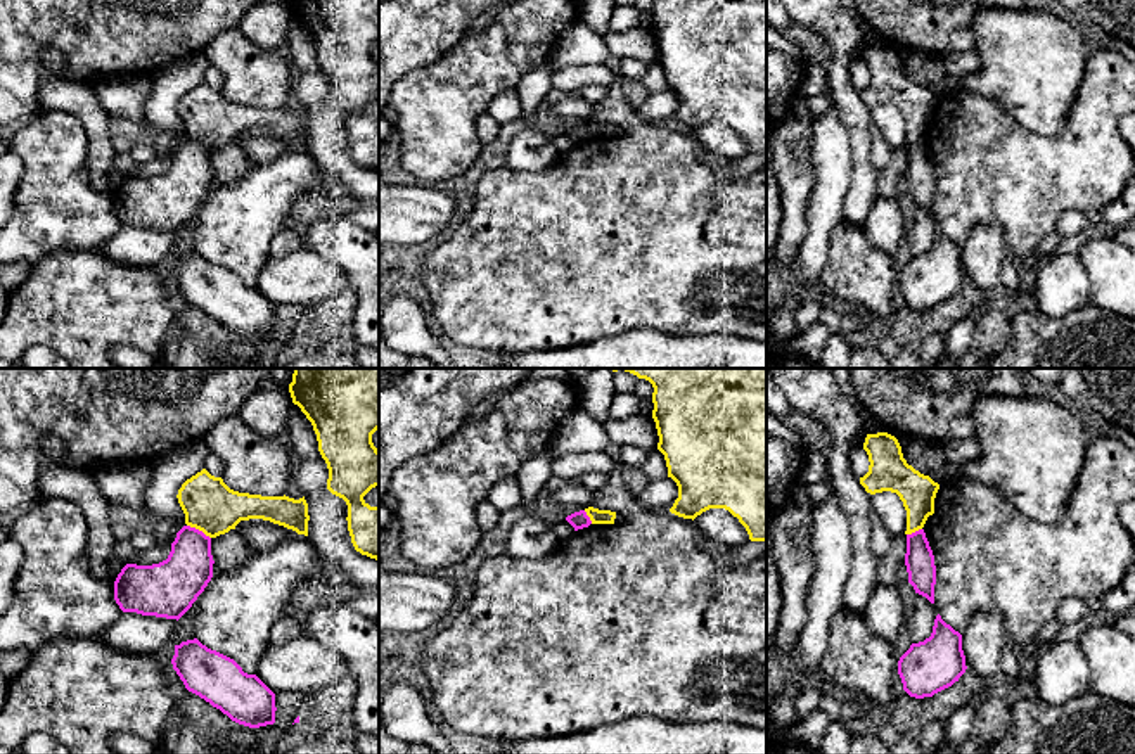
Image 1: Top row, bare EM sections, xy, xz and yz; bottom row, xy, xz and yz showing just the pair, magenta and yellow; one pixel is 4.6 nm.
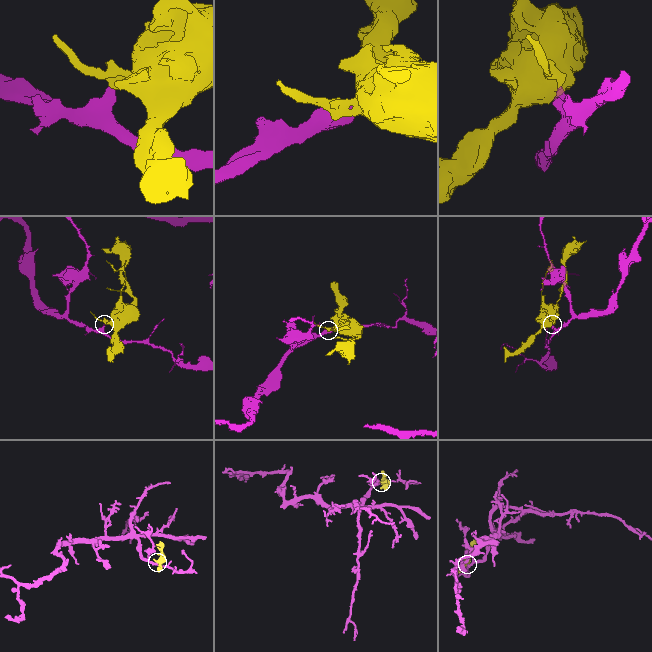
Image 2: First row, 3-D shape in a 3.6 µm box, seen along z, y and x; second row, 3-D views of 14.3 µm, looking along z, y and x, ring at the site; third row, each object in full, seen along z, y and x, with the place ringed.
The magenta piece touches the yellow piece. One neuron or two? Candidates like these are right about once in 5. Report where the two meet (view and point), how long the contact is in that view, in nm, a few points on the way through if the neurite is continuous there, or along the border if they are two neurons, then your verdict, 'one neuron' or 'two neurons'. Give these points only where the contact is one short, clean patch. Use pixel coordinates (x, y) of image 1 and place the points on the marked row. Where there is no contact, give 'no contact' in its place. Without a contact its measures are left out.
meets magenta in xy at (198, 530); contact 130 nm long; border along xy (187, 524), (201, 530), (210, 538); two neurons

